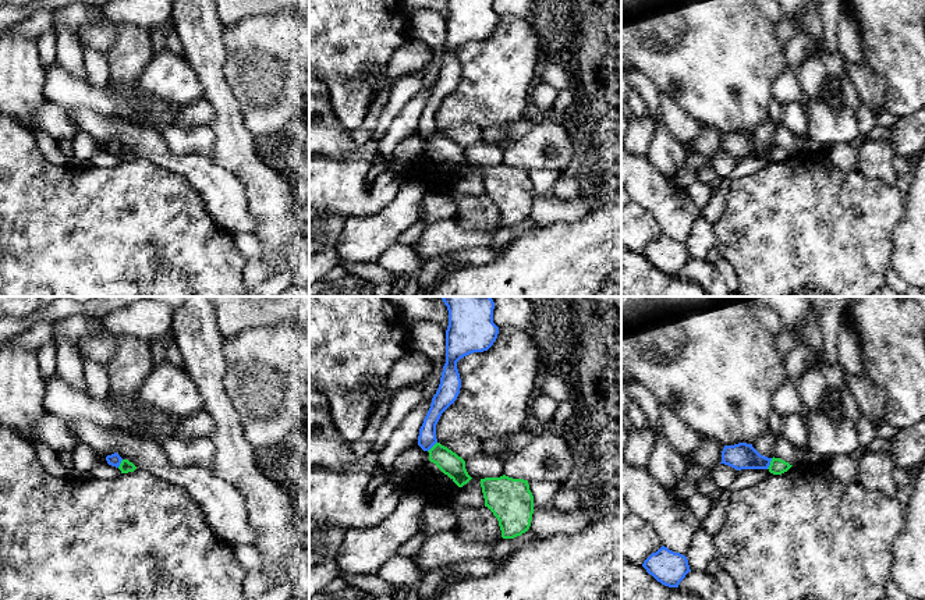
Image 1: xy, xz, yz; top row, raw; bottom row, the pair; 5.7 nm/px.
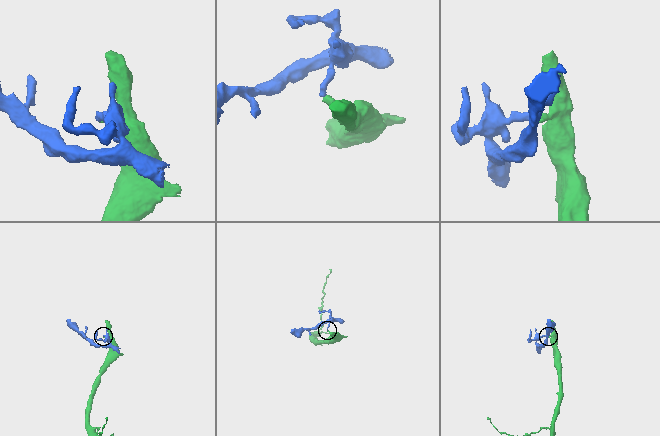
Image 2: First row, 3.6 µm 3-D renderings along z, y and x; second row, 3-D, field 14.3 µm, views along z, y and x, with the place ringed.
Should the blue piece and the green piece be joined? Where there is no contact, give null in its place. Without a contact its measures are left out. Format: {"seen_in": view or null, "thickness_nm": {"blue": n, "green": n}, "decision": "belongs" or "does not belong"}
{"seen_in": "yz", "thickness_nm": {"blue": 150, "green": 90}, "decision": "does not belong"}

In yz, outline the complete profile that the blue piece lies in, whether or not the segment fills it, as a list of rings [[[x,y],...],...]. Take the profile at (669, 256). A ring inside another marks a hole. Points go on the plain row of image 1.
[[[664,234],[652,241],[642,255],[658,270],[669,276],[678,276],[680,270],[691,259],[685,244],[674,241]]]

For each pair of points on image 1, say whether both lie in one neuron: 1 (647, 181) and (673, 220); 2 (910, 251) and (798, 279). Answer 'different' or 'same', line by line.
1: same
2: different

